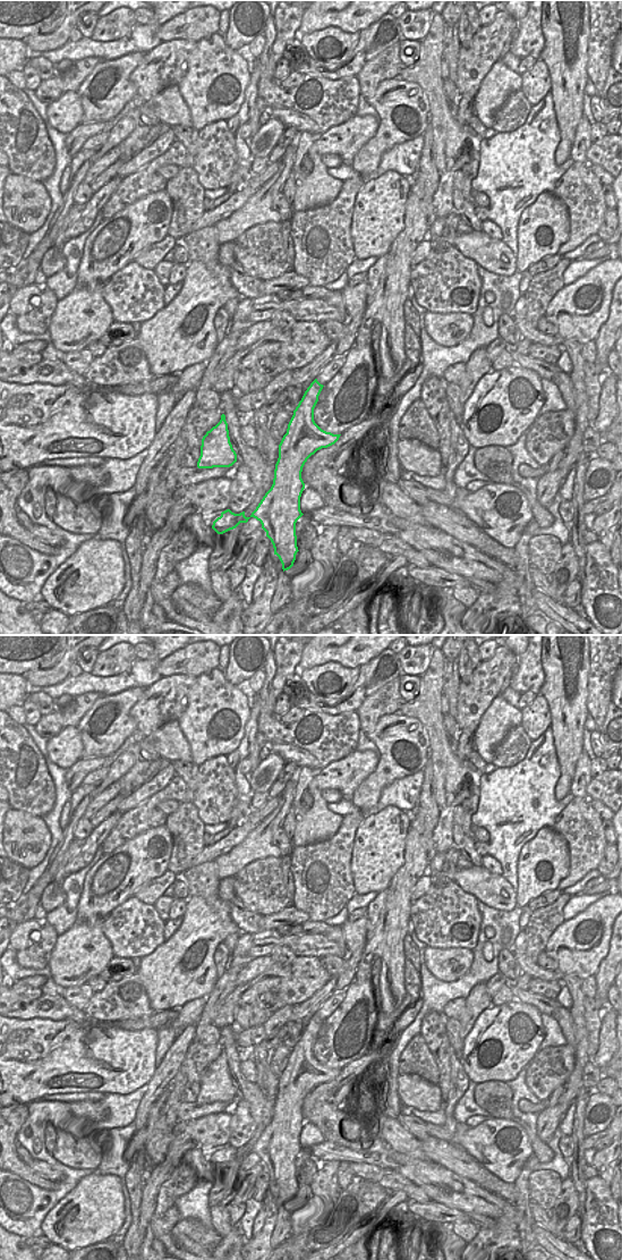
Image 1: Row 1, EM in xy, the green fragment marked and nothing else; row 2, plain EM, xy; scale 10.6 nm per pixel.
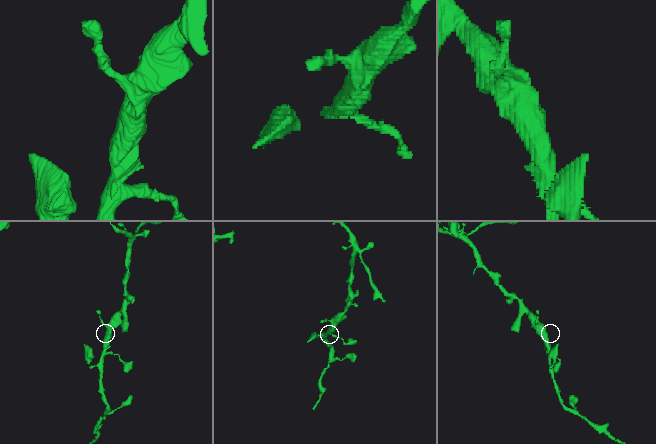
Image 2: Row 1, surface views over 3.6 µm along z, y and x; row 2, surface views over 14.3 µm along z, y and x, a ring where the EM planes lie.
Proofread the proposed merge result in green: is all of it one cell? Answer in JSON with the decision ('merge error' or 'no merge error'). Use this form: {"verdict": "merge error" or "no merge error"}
{"verdict": "no merge error"}

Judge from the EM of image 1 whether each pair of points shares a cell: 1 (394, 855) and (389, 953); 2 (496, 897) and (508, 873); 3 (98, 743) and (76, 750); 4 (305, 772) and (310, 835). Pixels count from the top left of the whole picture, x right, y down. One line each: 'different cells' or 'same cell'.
1: different cells
2: different cells
3: different cells
4: same cell

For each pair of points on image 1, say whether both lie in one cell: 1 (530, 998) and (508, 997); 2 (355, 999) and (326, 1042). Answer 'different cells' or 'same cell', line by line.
1: different cells
2: same cell

